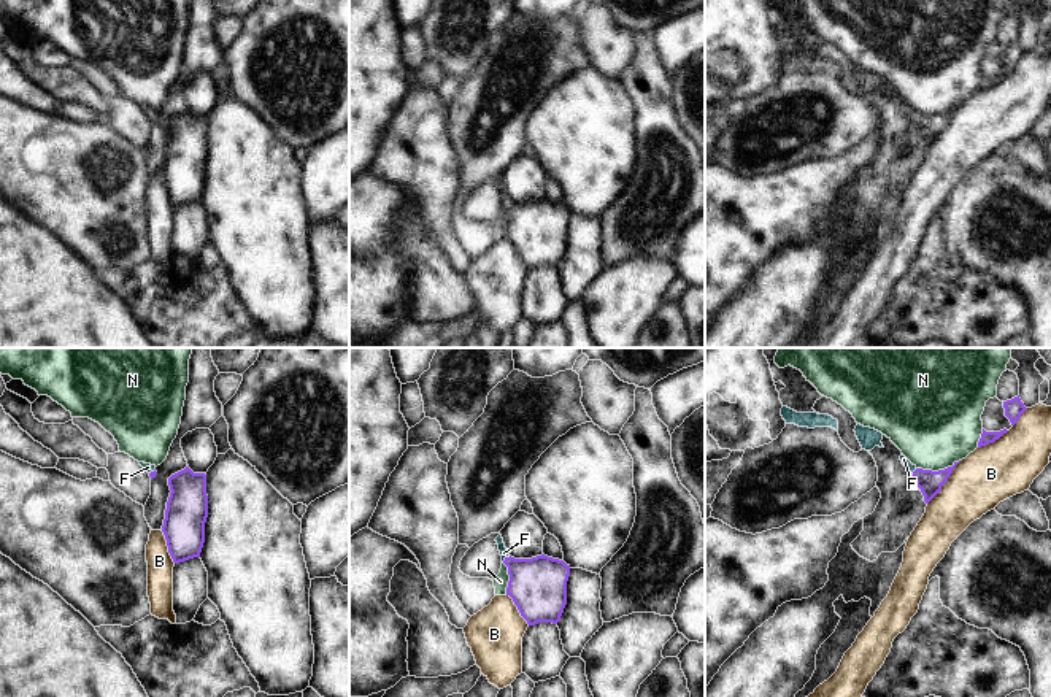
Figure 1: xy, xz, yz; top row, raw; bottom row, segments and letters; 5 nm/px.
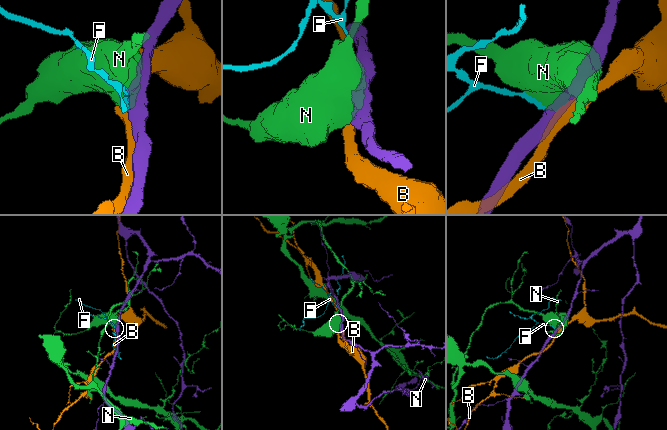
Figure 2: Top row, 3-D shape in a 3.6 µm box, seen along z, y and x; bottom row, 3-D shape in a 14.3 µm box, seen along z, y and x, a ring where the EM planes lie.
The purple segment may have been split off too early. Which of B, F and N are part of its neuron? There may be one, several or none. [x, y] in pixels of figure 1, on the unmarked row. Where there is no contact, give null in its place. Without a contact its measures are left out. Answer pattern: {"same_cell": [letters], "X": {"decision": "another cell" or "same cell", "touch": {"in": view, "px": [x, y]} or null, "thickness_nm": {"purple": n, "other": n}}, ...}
{"same_cell": ["F"], "B": {"decision": "another cell", "touch": {"in": "yz", "px": [945, 126]}, "thickness_nm": {"purple": 120, "other": 300}}, "F": {"decision": "same cell", "touch": {"in": "xz", "px": [505, 202]}, "thickness_nm": {"purple": 280, "other": 50}}, "N": {"decision": "another cell", "touch": {"in": "yz", "px": [939, 115]}, "thickness_nm": {"purple": 120, "other": 460}}}

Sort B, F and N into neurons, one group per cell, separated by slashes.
B / F / N

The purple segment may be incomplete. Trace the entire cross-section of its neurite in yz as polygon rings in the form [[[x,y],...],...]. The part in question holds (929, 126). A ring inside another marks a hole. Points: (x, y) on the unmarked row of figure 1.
[[[903,98],[900,100],[900,105],[913,117],[916,130],[921,133],[926,148],[929,148],[937,138],[940,138],[941,130],[948,125],[954,111],[959,108],[959,106],[954,106],[953,111],[938,114],[938,116],[932,116],[932,114],[918,113]]]

